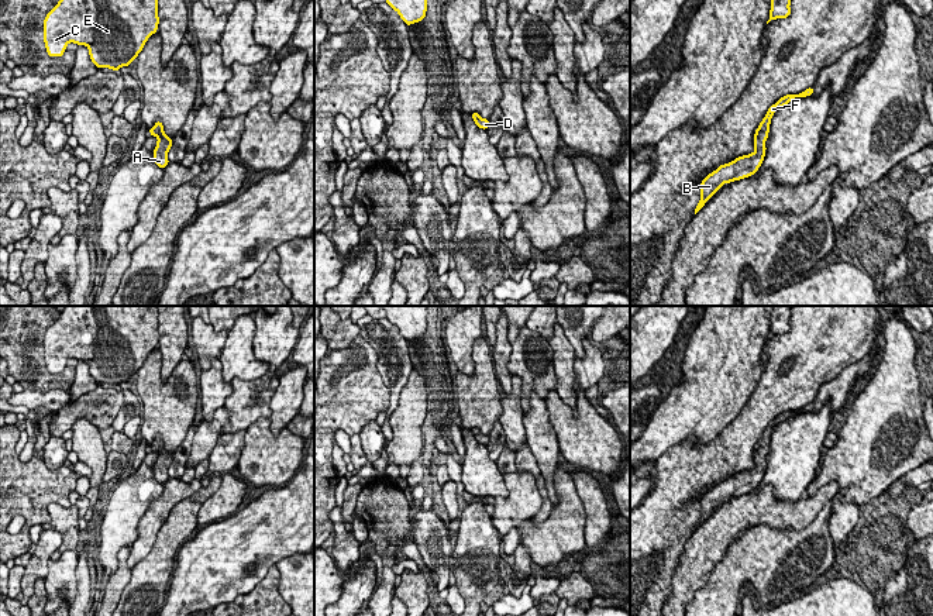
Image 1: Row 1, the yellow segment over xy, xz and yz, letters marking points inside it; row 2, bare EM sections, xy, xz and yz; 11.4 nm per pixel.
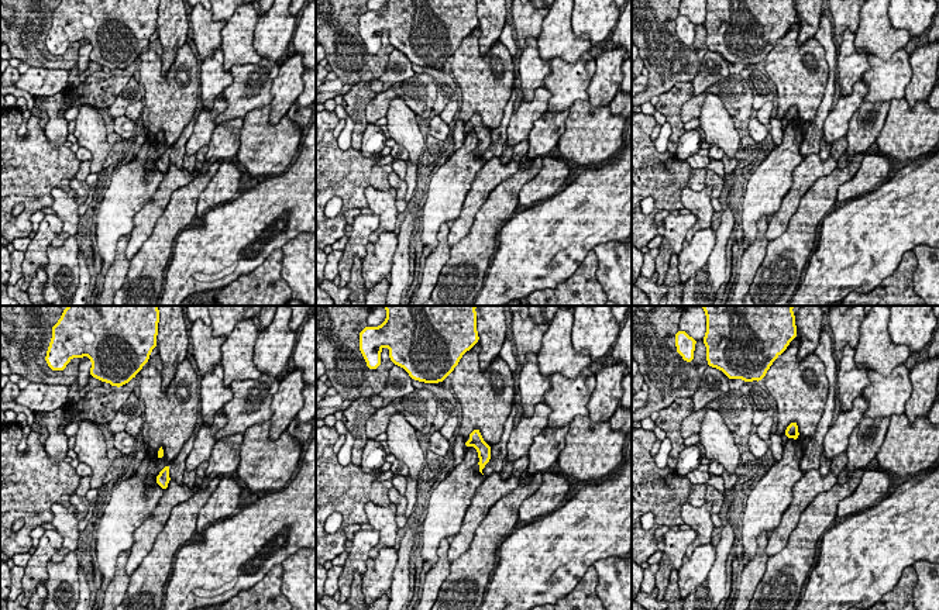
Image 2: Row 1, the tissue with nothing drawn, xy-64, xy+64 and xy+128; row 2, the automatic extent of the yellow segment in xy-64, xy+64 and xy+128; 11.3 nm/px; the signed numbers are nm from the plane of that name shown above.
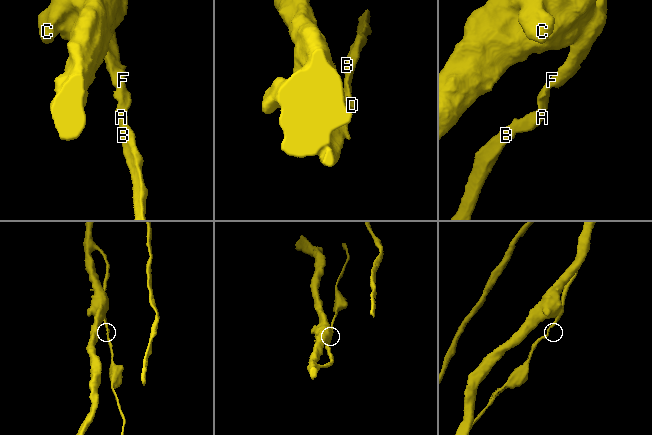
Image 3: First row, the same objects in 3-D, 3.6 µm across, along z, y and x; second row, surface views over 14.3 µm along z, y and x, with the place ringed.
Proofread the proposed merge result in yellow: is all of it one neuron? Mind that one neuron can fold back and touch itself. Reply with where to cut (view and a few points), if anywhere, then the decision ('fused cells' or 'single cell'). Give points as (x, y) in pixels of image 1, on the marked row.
no cut; single cell

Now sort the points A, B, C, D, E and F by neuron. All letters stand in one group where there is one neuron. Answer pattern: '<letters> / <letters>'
A B C D E F

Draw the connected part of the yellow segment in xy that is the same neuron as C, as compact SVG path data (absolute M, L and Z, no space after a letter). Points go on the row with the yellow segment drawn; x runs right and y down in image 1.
M59 0L44 20L44 42L49 56L62 56L69 42L86 45L97 68L118 70L131 65L158 24L158 0Z

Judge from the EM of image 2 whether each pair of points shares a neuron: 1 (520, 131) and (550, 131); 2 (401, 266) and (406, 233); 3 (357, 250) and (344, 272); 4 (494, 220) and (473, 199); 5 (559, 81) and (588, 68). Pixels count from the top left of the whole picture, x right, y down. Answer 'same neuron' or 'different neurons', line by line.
1: different neurons
2: same neuron
3: same neuron
4: different neurons
5: same neuron

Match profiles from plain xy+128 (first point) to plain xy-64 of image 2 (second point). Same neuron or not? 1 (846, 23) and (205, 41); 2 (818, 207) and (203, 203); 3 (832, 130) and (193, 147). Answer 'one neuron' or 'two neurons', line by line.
1: one neuron
2: two neurons
3: one neuron

